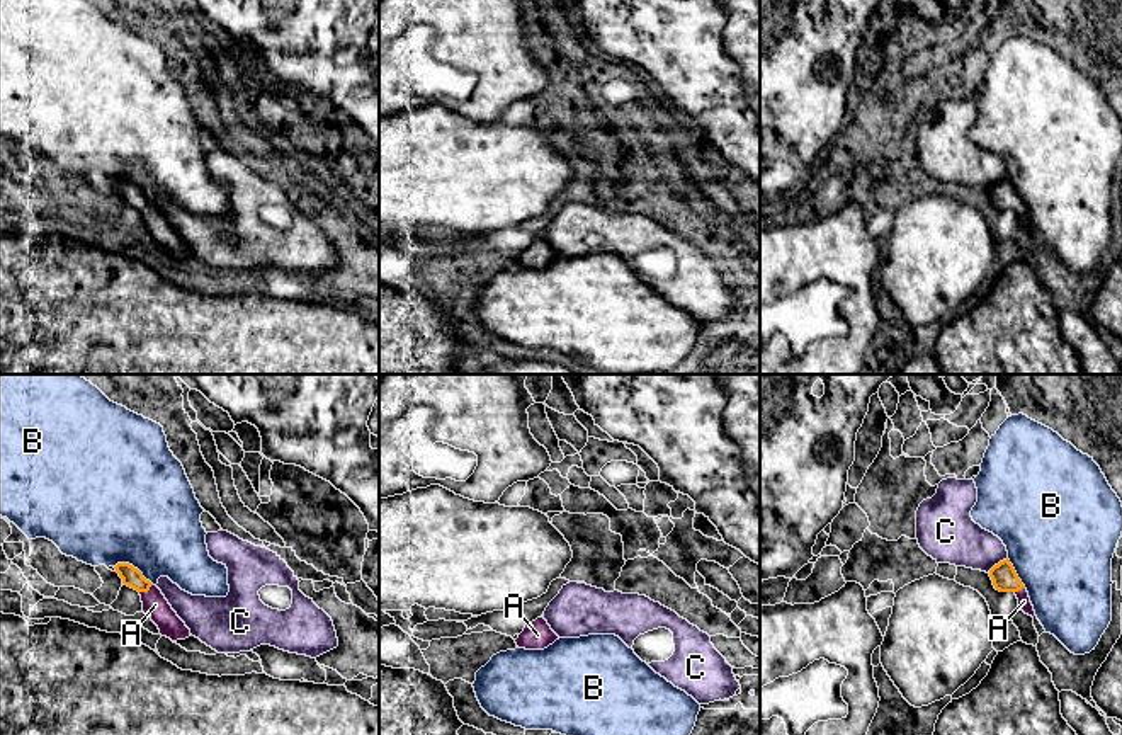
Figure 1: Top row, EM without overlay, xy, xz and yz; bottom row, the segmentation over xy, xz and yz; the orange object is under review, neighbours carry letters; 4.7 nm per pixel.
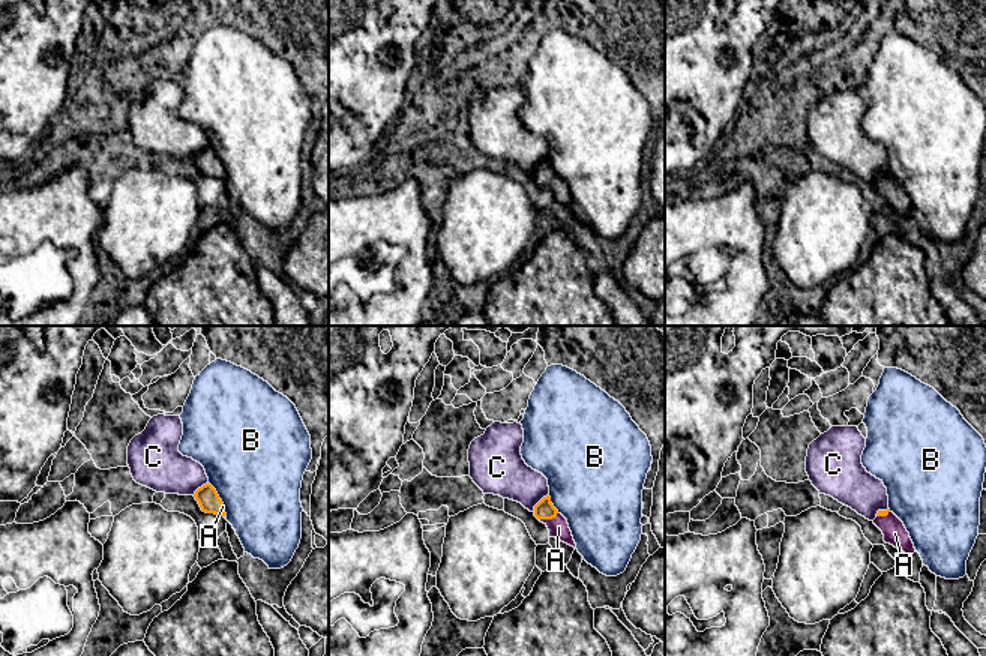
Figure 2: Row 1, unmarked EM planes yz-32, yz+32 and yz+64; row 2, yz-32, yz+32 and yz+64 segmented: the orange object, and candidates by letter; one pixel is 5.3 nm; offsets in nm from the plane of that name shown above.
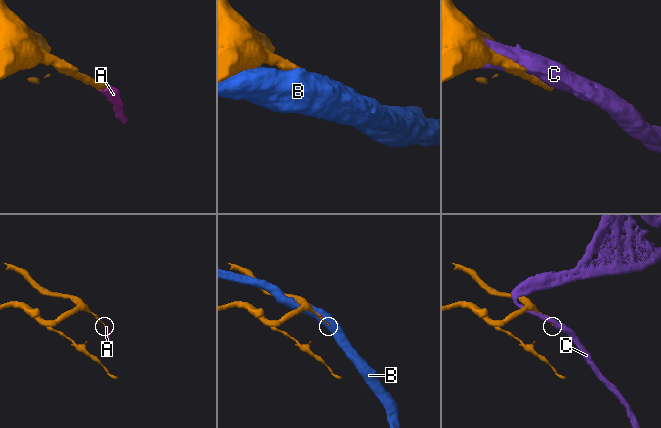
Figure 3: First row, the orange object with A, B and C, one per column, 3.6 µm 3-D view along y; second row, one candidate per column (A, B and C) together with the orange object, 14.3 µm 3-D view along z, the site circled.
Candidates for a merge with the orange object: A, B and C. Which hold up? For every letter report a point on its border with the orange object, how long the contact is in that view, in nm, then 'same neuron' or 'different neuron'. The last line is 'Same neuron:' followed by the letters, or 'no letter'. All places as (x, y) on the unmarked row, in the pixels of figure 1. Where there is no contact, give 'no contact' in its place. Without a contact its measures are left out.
A: meets orange in xy at (147, 210); contact 80 nm long; same neuron
B: meets orange in xy at (133, 186); contact 220 nm long; different neuron
C: meets orange in yz at (998, 182); contact 120 nm long; different neuron
Same neuron: A

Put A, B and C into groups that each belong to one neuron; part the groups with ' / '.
A / B C

